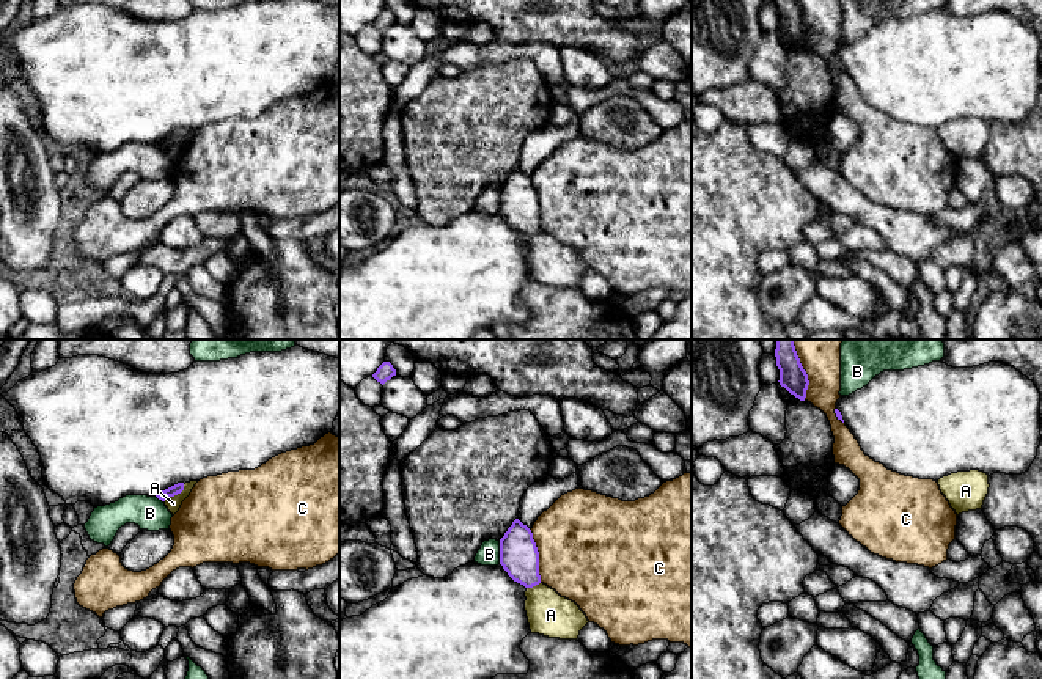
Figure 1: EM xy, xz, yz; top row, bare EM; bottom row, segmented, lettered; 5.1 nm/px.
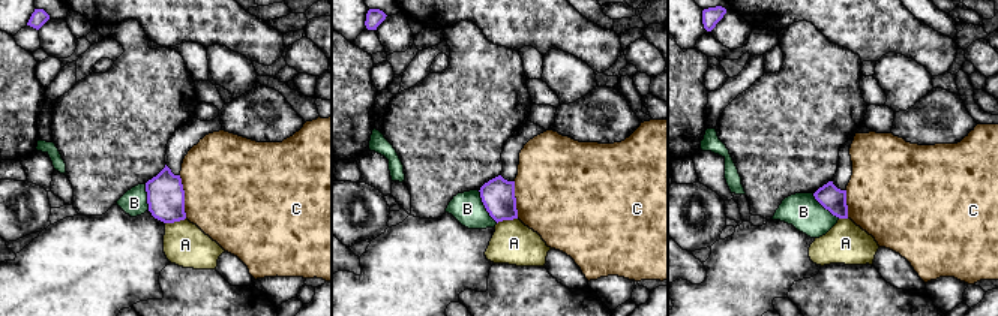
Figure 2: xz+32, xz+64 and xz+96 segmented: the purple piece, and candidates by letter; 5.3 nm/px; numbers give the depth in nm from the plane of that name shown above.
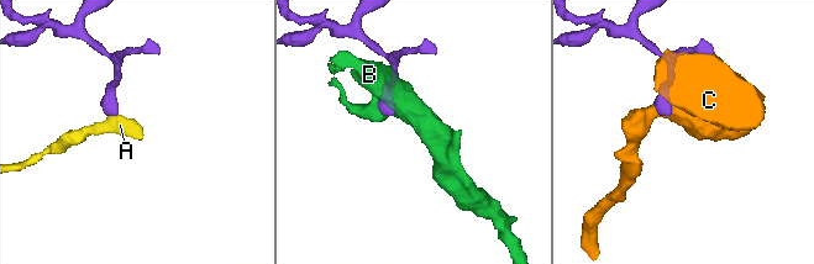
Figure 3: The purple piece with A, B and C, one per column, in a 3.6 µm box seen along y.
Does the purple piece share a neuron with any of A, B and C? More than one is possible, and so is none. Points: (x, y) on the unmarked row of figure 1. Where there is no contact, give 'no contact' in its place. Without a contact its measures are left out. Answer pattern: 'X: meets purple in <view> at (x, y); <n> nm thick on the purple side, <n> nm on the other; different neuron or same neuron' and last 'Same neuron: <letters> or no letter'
A: meets purple in xy at (175, 142); 50 nm thick on the purple side, 80 nm on the other; different neuron
B: meets purple in xz at (500, 200); 200 nm thick on the purple side, 110 nm on the other; different neuron
C: meets purple in xz at (538, 205); 200 nm thick on the purple side, 500 nm on the other; different neuron
Same neuron: no letter

